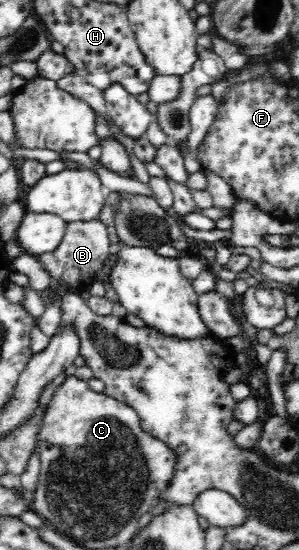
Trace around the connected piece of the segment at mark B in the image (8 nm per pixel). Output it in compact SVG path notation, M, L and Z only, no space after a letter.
M100 219L66 223L65 233L60 245L51 252L35 256L35 261L42 265L51 277L52 283L65 291L75 294L88 290L92 283L105 281L103 263L110 255L108 227Z

